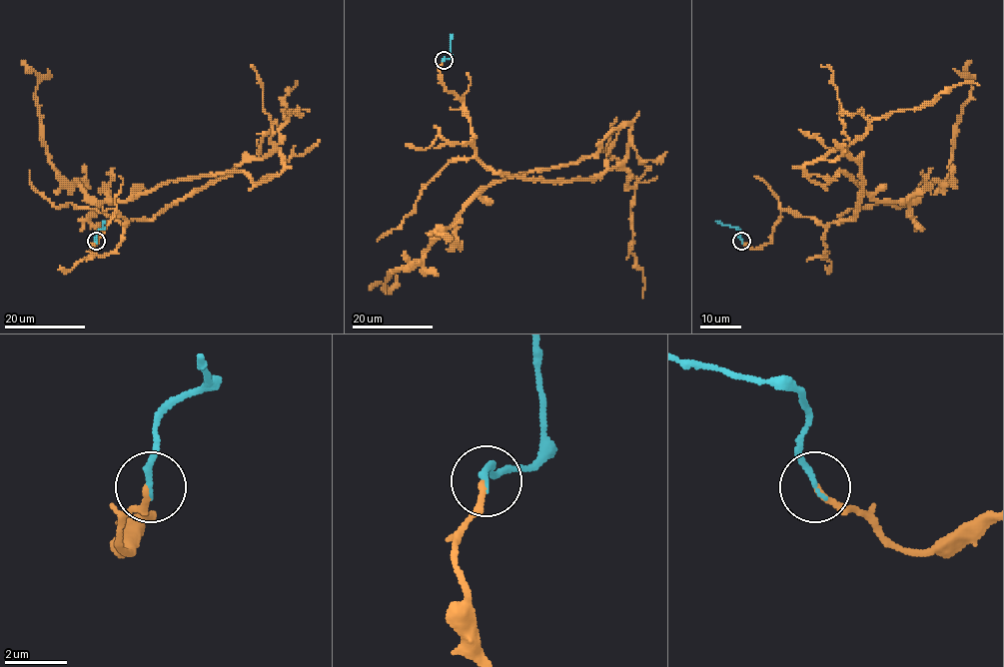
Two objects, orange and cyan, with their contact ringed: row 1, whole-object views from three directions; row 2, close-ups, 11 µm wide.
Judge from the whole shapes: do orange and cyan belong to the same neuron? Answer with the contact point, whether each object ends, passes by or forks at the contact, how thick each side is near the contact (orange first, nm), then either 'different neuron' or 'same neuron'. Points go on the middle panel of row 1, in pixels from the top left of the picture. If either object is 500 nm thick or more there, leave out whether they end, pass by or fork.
place (444, 60); orange ends; cyan ends; calibres 190 and 180 nm; same neuron

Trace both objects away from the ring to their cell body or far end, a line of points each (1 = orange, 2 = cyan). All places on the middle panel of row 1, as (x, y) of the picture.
1: (443, 60), (496, 172), (588, 179), (626, 156), (622, 124), (595, 155), (487, 186), (420, 262), (369, 291)
2: (444, 60), (451, 56), (450, 35)

